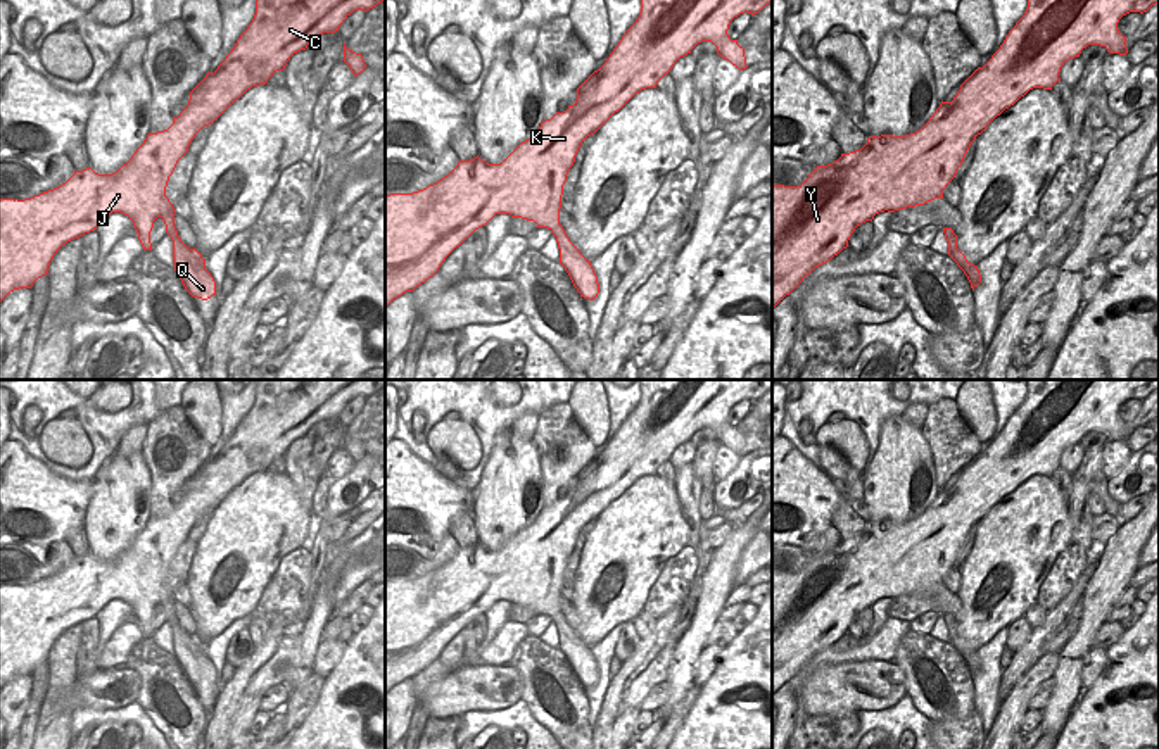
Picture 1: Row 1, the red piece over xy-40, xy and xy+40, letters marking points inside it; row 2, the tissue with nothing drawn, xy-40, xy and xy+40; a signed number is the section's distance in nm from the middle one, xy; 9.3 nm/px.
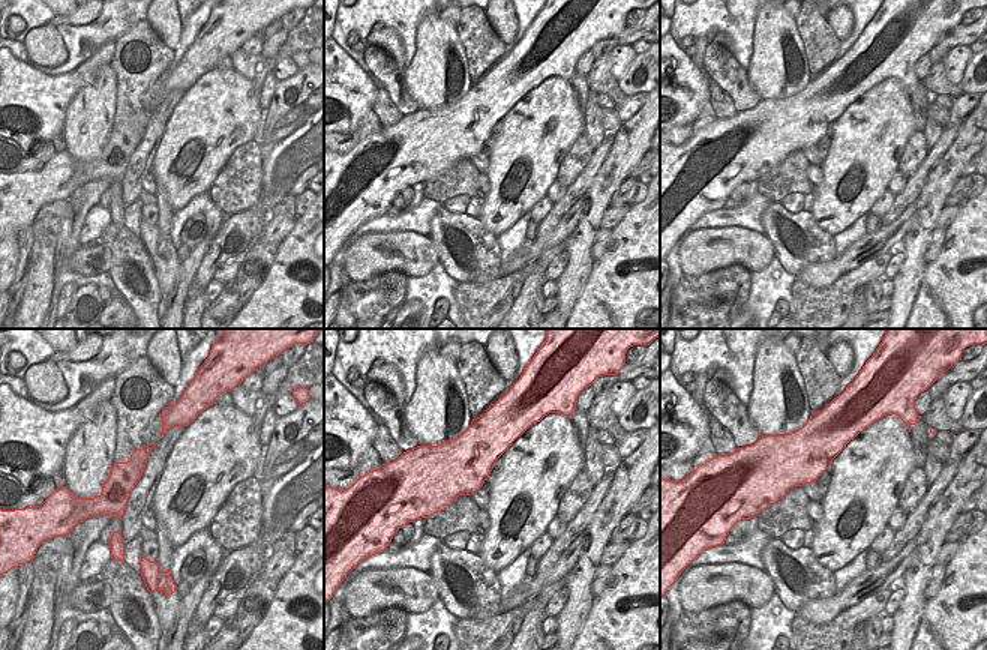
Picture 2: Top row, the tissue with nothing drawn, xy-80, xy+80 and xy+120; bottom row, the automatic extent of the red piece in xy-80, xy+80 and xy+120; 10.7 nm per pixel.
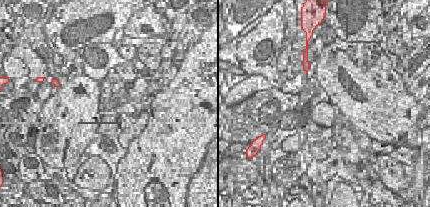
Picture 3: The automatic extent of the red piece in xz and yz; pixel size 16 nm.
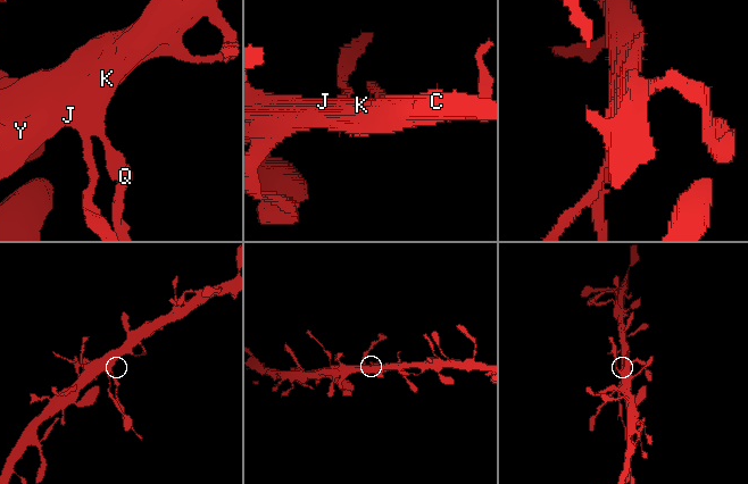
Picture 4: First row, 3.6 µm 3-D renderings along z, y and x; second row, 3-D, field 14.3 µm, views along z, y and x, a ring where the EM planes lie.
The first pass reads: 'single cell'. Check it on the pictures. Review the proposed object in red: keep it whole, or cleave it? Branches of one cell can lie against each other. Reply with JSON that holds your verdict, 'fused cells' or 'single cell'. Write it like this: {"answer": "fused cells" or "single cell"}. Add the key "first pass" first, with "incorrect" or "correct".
{"first pass": "incorrect", "answer": "fused cells"}

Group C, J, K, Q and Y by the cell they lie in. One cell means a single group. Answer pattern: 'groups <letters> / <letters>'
groups C J K Y / Q

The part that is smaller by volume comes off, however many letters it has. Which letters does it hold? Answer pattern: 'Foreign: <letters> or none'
Foreign: Q

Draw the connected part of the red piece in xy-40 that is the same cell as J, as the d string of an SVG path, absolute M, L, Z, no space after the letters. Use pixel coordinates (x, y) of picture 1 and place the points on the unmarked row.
M256 380L254 406L226 445L190 478L188 492L173 504L173 511L164 518L149 519L116 559L98 561L86 554L74 557L60 573L31 585L0 585L0 689L14 677L31 675L38 664L48 661L50 647L62 632L97 616L112 599L133 607L143 637L152 637L150 618L157 604L164 607L166 620L178 625L176 599L166 583L166 573L195 521L247 476L266 471L276 457L283 457L290 444L306 437L313 425L339 418L354 397L366 399L382 388L385 380Z

